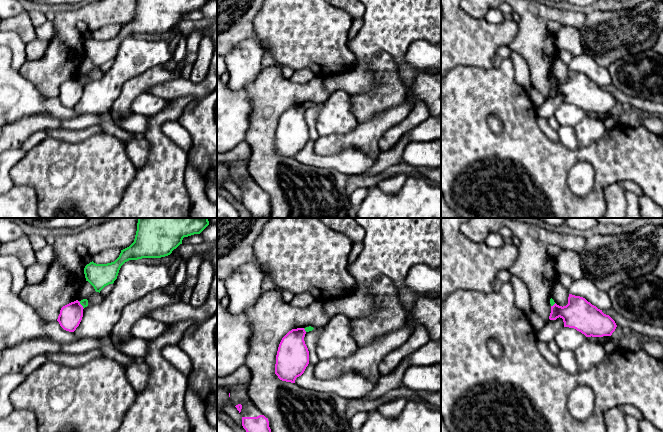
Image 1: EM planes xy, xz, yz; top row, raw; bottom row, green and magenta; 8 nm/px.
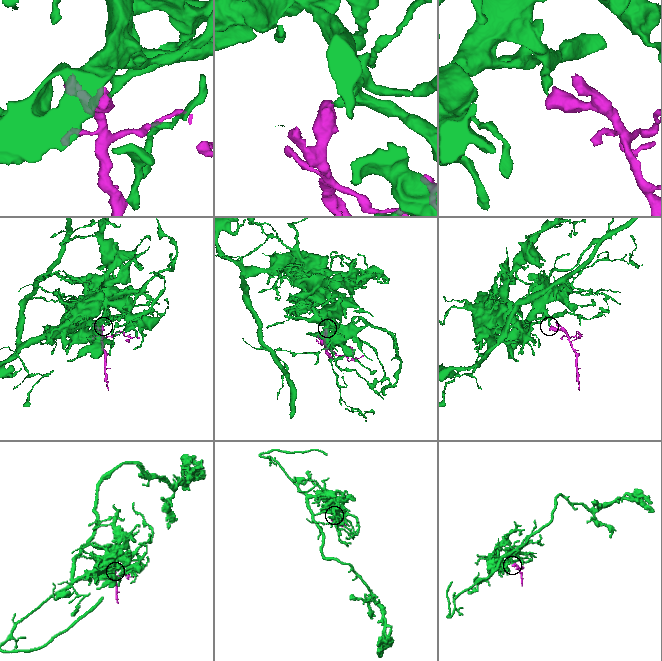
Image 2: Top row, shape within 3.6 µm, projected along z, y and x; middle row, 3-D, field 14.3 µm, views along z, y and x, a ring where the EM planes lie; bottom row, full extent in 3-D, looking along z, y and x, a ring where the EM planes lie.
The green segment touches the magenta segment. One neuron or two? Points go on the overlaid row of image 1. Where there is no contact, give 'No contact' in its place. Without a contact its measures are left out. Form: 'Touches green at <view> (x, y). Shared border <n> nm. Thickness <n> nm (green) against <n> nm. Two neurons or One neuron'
Touches green at xy (81, 304). Shared border 80 nm. Thickness 60 nm (green) against 180 nm. Two neurons

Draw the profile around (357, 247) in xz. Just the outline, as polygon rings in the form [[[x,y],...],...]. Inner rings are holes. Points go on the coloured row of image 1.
[[[354,242],[353,243],[353,245],[351,247],[351,251],[349,253],[349,257],[348,257],[349,264],[352,264],[358,258],[362,249],[363,249],[363,242]]]

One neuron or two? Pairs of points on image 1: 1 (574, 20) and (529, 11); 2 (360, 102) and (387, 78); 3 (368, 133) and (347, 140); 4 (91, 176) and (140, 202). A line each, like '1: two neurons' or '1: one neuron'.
1: one neuron
2: one neuron
3: one neuron
4: two neurons

